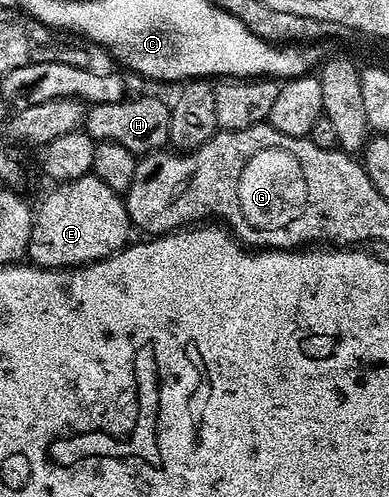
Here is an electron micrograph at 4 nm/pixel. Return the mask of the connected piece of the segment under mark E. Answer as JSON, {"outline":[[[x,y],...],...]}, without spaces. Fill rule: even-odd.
{"outline":[[[91,173],[76,181],[59,183],[53,189],[55,191],[36,207],[34,228],[32,229],[28,252],[29,262],[33,266],[53,267],[55,269],[86,266],[88,269],[92,269],[92,263],[115,255],[131,242],[132,224],[126,212],[125,198],[110,189],[96,174]]]}

